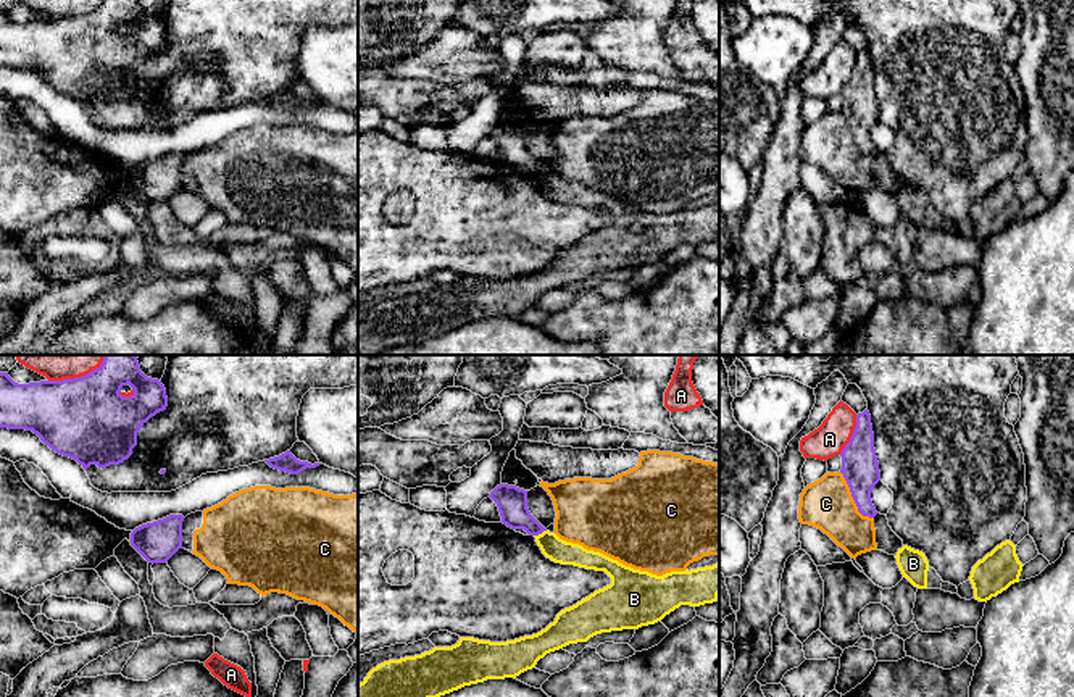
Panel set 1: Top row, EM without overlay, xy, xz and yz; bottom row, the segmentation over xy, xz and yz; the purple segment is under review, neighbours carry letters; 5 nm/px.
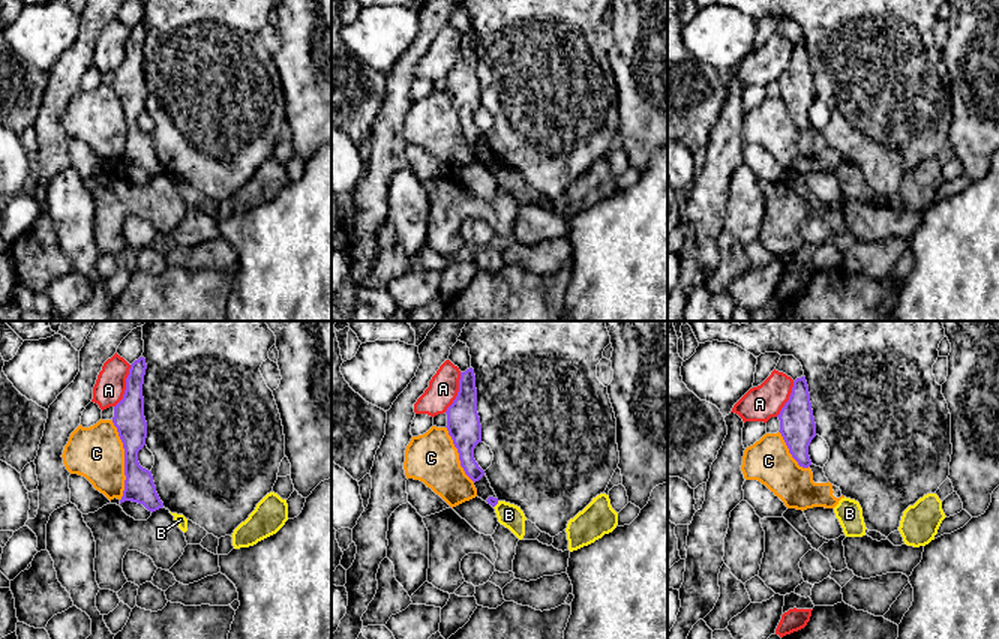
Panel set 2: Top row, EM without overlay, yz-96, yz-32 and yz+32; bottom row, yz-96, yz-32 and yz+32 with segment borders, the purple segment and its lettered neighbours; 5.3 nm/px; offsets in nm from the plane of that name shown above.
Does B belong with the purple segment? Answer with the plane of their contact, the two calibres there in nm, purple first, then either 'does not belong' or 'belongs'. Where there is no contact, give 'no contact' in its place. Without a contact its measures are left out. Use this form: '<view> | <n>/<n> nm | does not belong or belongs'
xz | 150/120 nm | does not belong

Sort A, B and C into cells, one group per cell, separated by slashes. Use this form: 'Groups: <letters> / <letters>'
Groups: A / B / C

